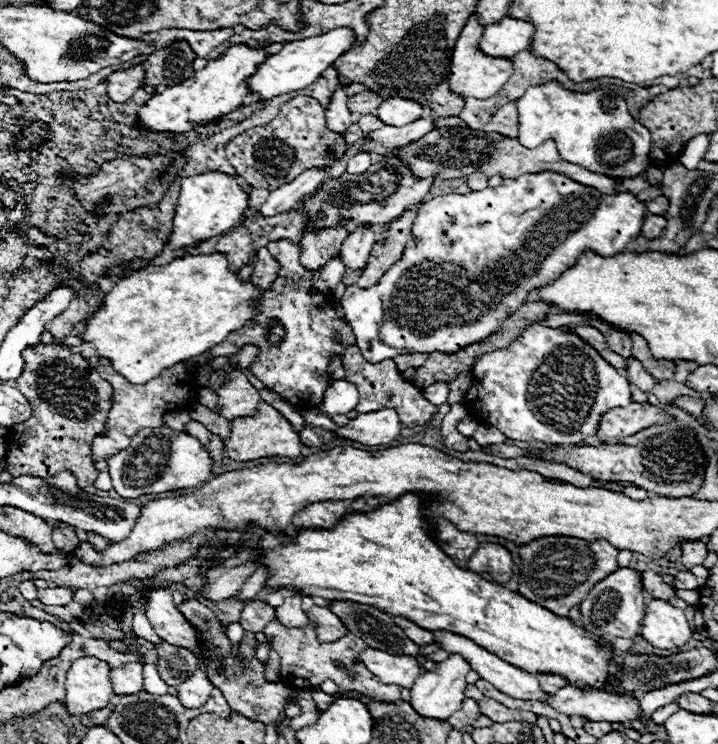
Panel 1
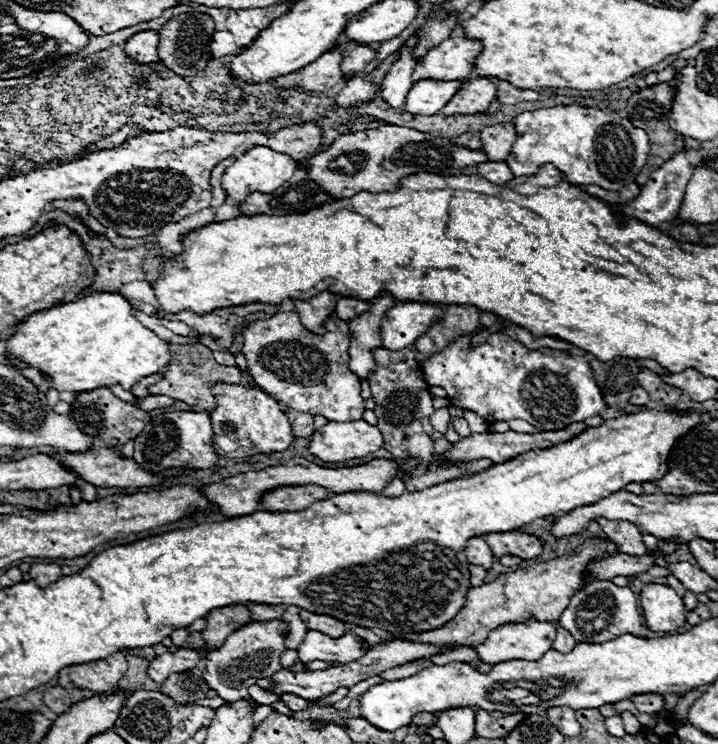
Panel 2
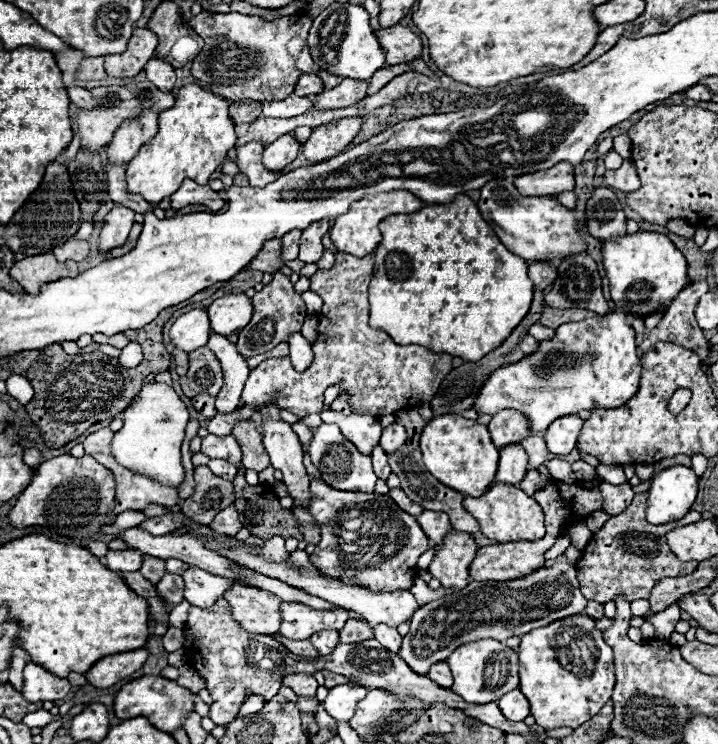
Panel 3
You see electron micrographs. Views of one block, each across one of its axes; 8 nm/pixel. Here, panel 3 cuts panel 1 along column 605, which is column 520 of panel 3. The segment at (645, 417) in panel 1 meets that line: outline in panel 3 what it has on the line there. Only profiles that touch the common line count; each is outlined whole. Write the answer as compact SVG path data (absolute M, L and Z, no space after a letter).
M500 410L492 416L486 428L496 448L522 442L528 436L528 422L524 422L524 416L516 414L516 410Z

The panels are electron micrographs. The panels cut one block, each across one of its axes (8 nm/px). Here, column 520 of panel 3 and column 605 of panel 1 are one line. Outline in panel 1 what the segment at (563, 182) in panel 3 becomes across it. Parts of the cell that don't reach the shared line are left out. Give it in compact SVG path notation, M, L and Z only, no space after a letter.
M444 126L444 128L432 130L426 136L422 136L420 140L394 150L392 154L400 156L402 162L406 162L412 168L412 174L418 178L428 178L428 176L462 178L462 176L480 172L480 174L486 174L488 178L500 174L506 180L506 178L518 178L522 174L538 174L538 172L548 170L548 172L564 174L578 184L592 186L604 194L616 194L618 192L616 186L622 182L618 178L608 178L604 174L590 172L582 166L564 162L552 140L546 140L540 146L530 150L530 148L524 148L518 142L518 138L506 138L498 132L482 132L482 130L474 130L474 128L462 128L462 126Z

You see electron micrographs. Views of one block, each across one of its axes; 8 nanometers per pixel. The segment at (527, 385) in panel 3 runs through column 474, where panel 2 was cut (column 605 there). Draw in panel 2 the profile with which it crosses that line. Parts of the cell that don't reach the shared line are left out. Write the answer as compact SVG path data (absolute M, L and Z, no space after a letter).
M490 334L474 350L470 350L468 346L470 346L470 336L460 336L454 342L454 346L448 346L440 354L422 362L422 372L430 386L440 386L446 390L454 406L472 410L488 422L498 422L498 420L508 422L512 418L520 418L530 422L538 432L550 432L550 430L562 430L590 416L598 416L602 410L606 410L602 390L594 380L594 370L584 360L584 356L572 356L570 352L552 350L552 348L530 350L504 334Z

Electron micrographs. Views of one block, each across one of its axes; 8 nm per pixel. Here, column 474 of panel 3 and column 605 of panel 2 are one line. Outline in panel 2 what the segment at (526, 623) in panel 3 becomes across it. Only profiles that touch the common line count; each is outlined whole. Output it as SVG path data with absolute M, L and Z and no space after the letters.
M602 580L602 582L586 584L582 590L578 590L572 596L568 608L562 612L562 616L558 620L558 626L570 630L570 634L574 634L576 642L598 644L598 642L618 638L622 634L640 636L642 616L638 612L638 600L628 586L618 588L616 584Z

